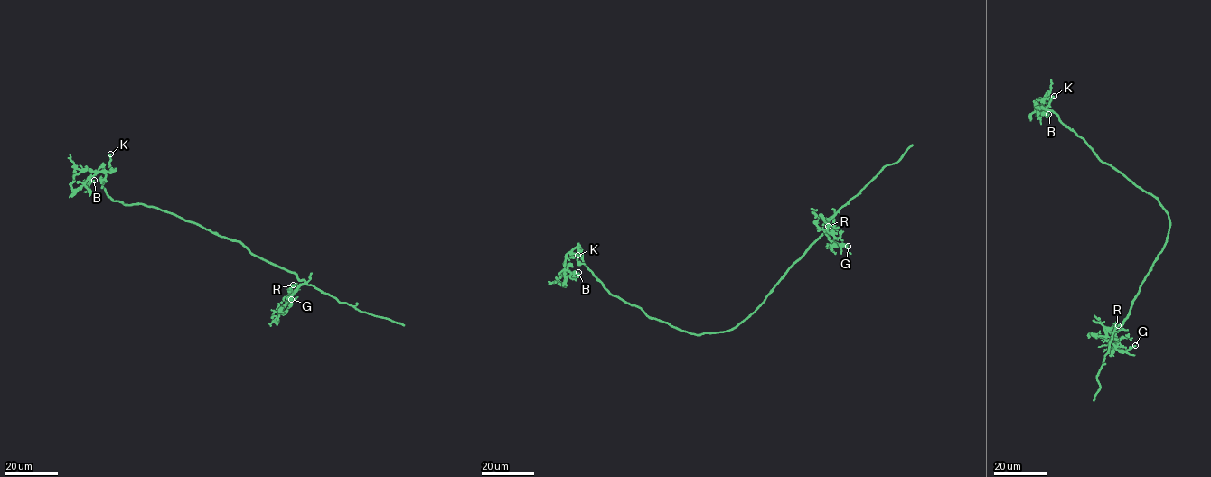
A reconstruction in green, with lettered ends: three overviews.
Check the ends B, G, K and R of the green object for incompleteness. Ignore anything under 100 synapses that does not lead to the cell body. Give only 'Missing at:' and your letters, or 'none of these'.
Missing at: none of these

